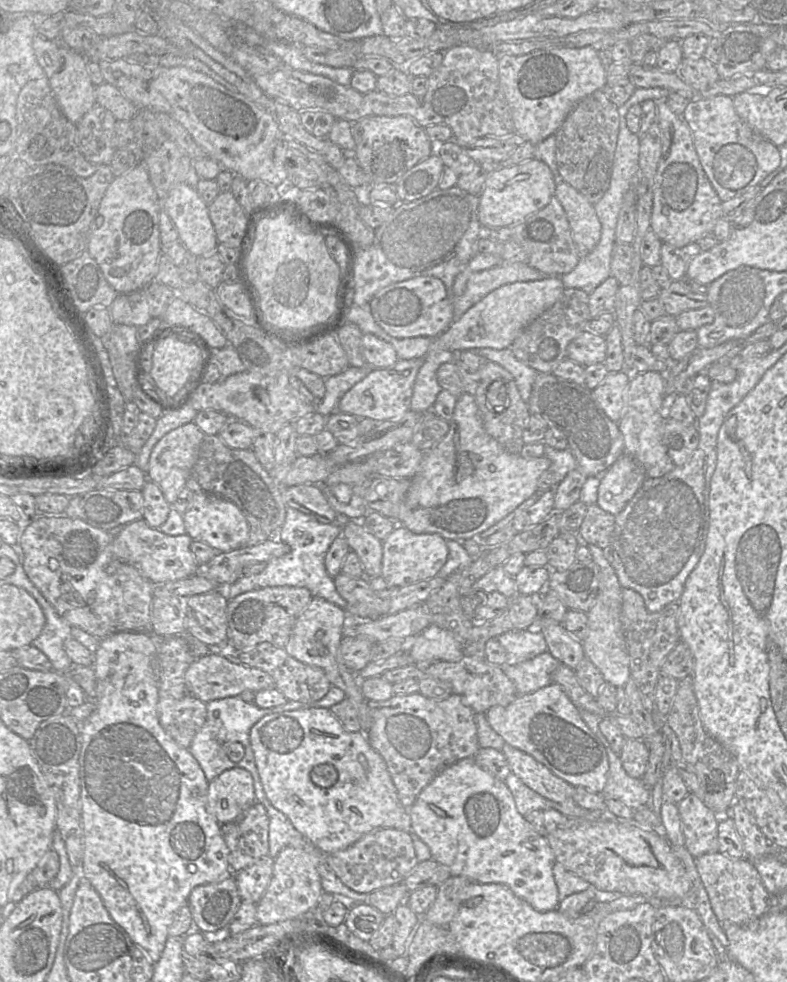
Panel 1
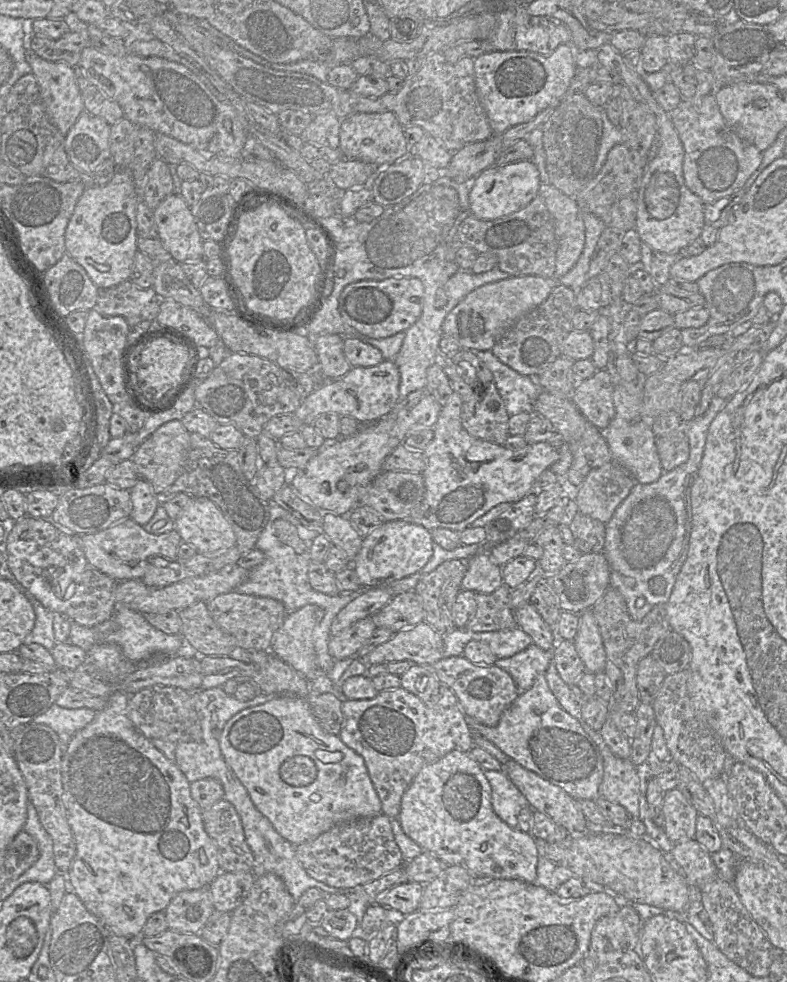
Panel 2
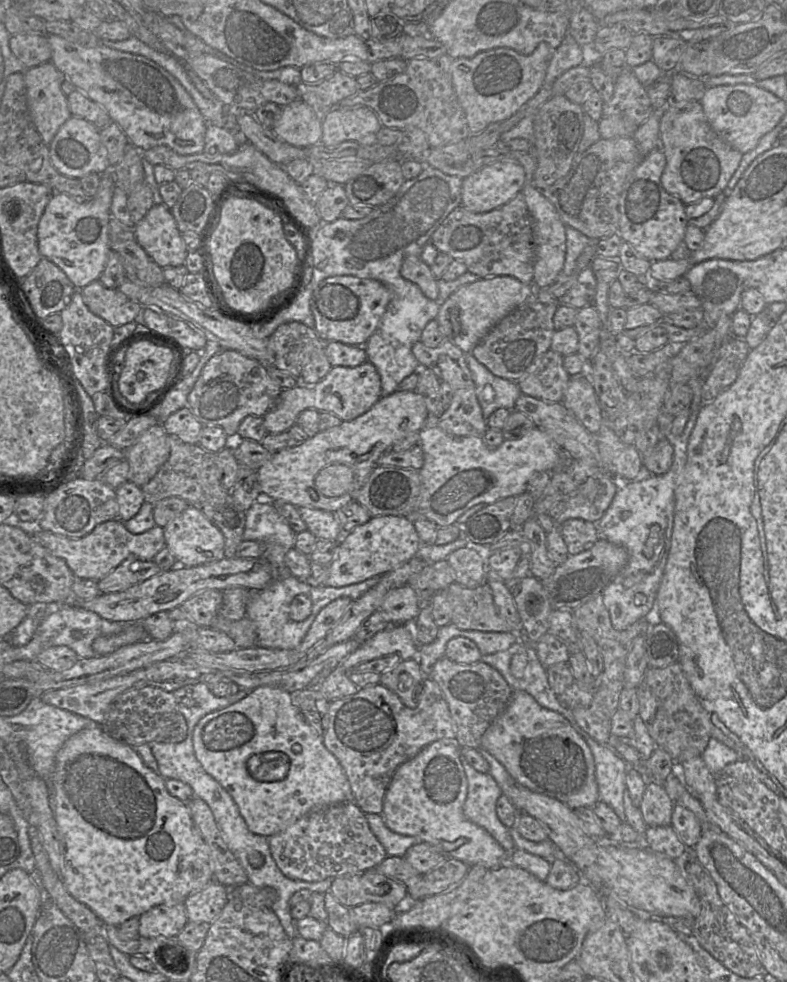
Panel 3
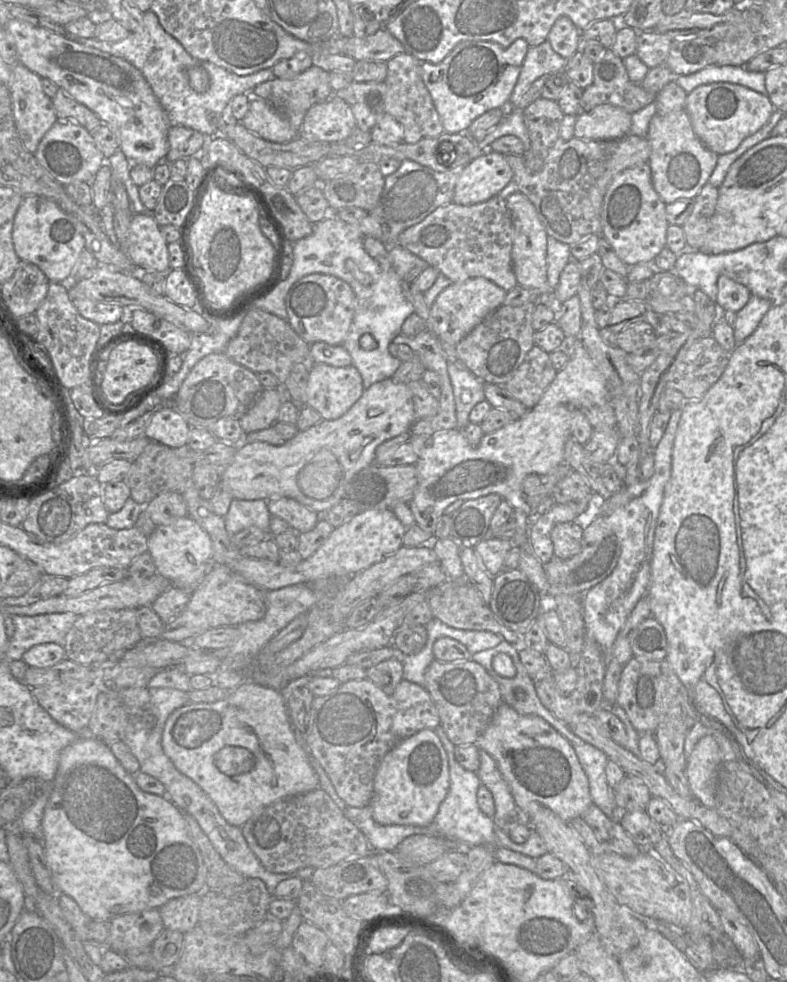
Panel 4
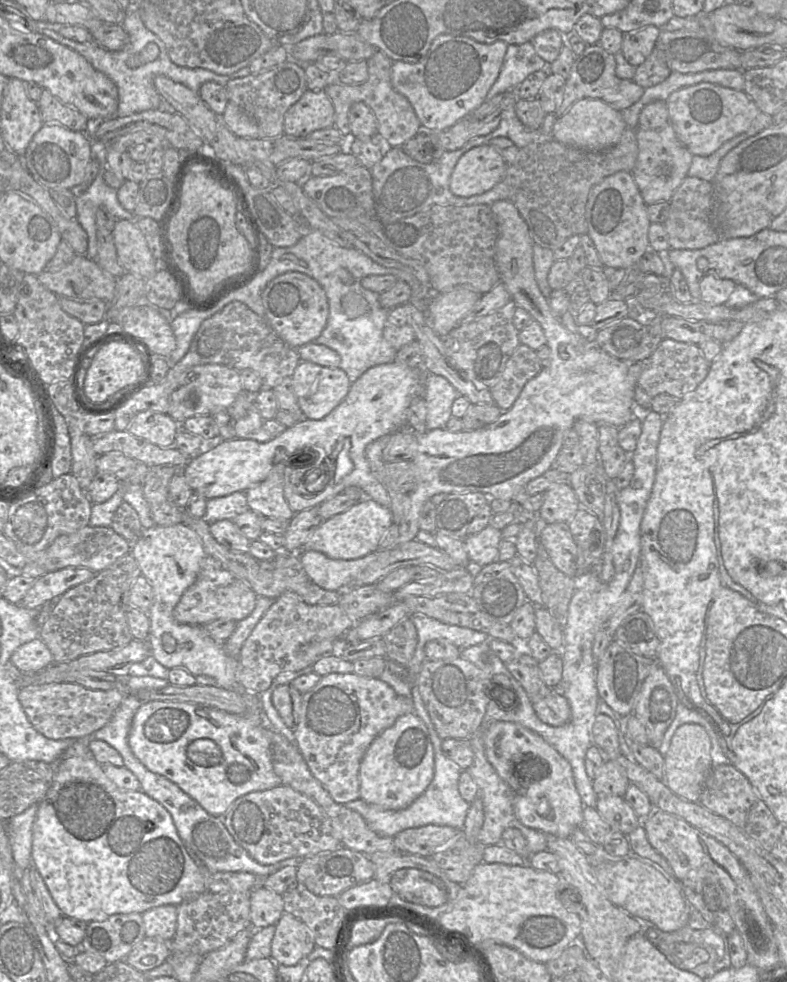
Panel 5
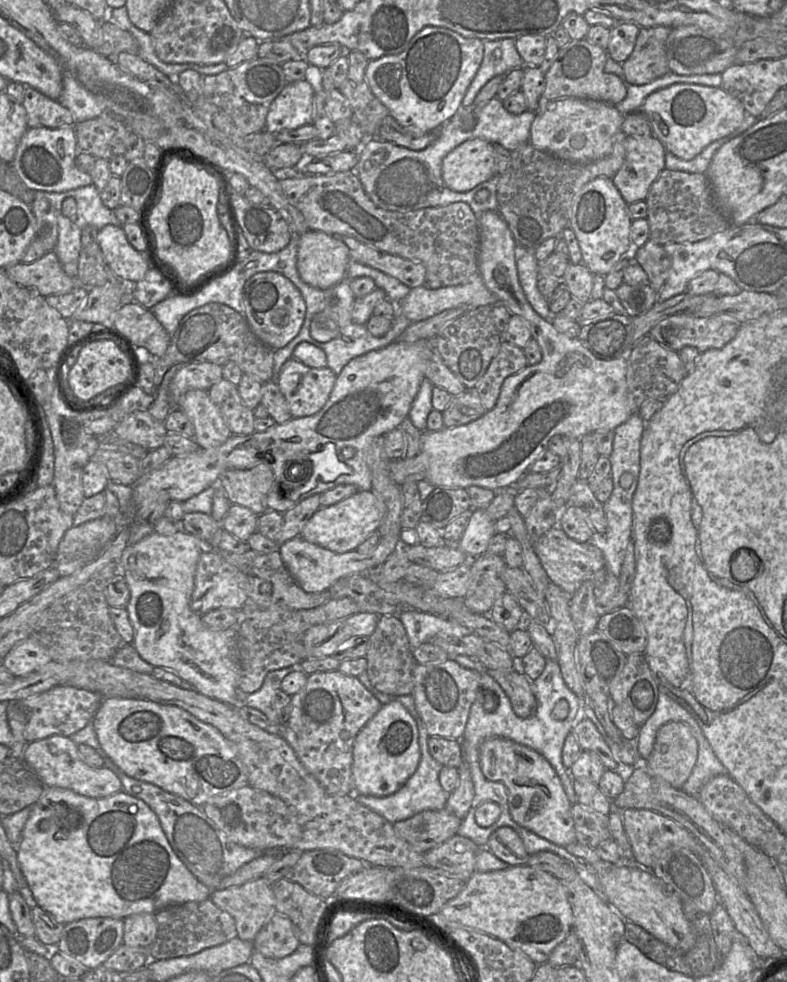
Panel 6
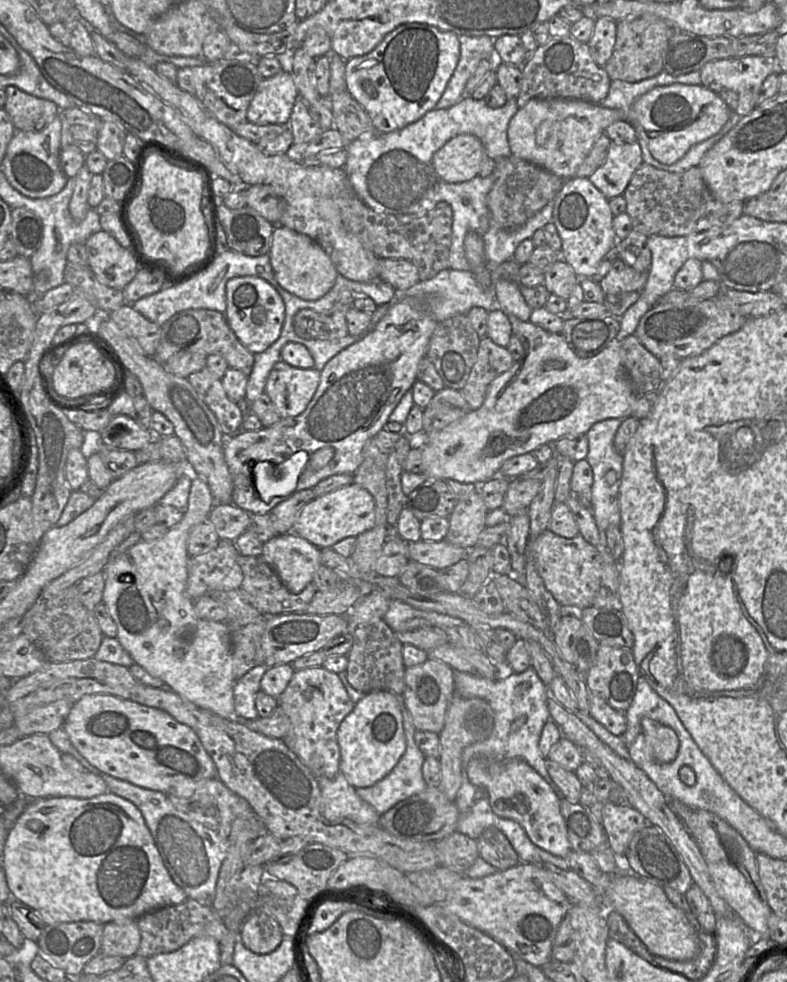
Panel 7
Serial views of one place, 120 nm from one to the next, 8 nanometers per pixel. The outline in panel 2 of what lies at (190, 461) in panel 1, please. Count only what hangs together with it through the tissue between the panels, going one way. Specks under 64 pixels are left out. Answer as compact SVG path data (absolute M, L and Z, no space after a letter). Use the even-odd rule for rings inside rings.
M181 420L167 422L142 442L132 456L139 477L152 486L156 495L162 494L181 474L188 456L190 436Z

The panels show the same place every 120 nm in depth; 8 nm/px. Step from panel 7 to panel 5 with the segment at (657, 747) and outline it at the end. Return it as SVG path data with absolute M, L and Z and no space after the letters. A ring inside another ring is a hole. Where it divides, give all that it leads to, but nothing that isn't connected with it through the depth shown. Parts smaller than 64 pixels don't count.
M683 724L677 728L664 754L664 774L661 781L676 795L699 802L704 783L712 769L711 740L698 724Z

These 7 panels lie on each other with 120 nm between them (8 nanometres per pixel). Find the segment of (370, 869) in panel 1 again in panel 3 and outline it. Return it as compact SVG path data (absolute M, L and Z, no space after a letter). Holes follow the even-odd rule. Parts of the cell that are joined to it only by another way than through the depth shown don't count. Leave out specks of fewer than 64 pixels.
M341 802L311 811L267 839L271 856L282 874L306 882L363 873L374 869L388 856L371 831L366 813L354 802Z

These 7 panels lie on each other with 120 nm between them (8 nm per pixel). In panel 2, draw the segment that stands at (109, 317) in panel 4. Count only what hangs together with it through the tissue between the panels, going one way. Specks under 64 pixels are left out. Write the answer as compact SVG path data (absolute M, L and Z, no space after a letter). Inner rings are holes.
M126 280L114 287L99 289L93 309L103 316L121 316L133 327L145 320L155 321L162 301L152 287L141 288Z

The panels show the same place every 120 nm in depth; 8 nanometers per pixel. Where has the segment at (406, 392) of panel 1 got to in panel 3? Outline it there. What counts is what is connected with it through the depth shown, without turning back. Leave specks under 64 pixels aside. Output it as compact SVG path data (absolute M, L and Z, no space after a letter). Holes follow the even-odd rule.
M365 362L356 367L334 366L313 386L297 386L282 390L277 403L264 416L268 434L288 431L306 409L332 413L343 421L351 421L367 412L382 397L381 377L376 367Z

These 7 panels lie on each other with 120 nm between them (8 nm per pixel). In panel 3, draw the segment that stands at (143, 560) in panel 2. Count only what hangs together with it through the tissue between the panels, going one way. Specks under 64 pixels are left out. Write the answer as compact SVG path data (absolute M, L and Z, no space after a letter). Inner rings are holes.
M120 519L98 524L89 534L81 538L70 538L41 529L33 531L31 535L53 555L63 559L77 578L94 581L104 578L131 557L152 561L155 555L165 548L162 527L155 526L144 533L133 534L126 529Z

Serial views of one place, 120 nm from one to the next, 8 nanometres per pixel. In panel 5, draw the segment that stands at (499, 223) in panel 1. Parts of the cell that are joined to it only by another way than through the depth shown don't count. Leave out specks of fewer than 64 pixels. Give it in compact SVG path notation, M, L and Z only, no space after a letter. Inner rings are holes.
M490 144L474 147L456 164L450 190L459 197L483 194L504 180L507 169L508 164Z

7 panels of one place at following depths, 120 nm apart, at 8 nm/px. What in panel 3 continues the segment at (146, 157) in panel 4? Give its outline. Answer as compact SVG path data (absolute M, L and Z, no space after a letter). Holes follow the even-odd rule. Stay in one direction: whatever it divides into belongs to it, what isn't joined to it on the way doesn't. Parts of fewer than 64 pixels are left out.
M48 35L47 40L52 51L49 62L61 71L65 79L69 80L77 90L105 107L112 121L125 132L131 145L143 151L164 145L183 155L203 152L205 134L209 125L184 86L161 65L141 55L111 49L103 45L86 47L59 35Z

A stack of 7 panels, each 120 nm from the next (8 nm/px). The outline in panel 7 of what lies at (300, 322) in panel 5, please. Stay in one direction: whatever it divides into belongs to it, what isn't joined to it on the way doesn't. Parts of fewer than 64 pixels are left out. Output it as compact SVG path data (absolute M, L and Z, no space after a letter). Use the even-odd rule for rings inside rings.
M238 276L226 283L227 323L239 341L252 353L268 349L280 336L285 319L285 304L268 281L255 276Z

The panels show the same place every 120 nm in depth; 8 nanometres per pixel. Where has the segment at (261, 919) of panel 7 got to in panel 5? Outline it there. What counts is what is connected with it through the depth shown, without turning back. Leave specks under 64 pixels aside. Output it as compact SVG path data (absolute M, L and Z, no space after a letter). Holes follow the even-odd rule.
M284 912L275 925L270 958L277 965L295 966L315 947L309 928L299 919Z

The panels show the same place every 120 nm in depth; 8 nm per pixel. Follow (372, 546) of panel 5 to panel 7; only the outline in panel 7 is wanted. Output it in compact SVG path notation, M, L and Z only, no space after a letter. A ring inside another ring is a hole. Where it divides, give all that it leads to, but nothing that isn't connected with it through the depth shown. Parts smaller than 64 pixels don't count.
M351 484L330 493L316 497L299 513L292 532L309 541L319 549L331 549L336 543L350 537L357 537L376 524L373 496L359 485Z

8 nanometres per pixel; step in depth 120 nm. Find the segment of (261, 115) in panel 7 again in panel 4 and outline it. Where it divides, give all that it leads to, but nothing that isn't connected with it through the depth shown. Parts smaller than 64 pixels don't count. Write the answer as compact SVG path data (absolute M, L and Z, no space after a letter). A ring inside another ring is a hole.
M333 94L307 111L298 137L309 142L338 143L344 141L355 128L350 105Z

